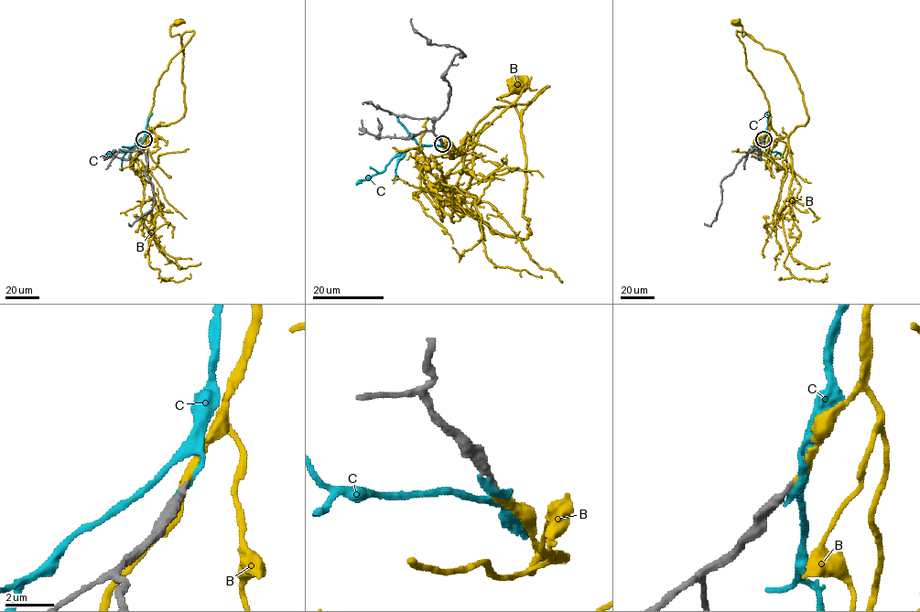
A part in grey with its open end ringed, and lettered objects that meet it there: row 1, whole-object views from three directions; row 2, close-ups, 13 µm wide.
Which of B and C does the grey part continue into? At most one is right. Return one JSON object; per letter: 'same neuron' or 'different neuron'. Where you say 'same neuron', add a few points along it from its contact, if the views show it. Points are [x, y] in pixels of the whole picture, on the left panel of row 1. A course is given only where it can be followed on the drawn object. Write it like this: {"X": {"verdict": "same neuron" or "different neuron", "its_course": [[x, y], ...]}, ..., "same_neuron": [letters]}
{"B": {"verdict": "same neuron", "its_course": [[144, 140], [158, 80], [193, 33], [171, 36], [170, 27], [178, 22]]}, "C": {"verdict": "different neuron"}, "same_neuron": ["B"]}

